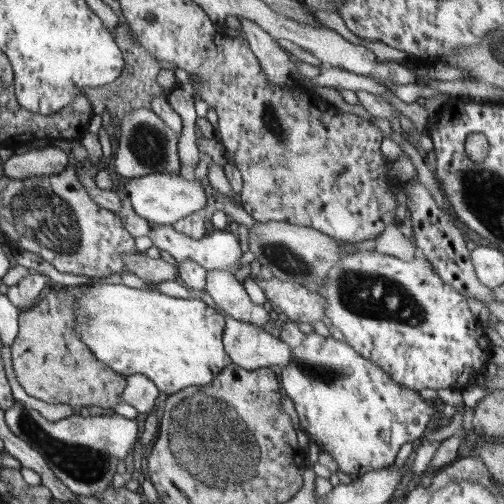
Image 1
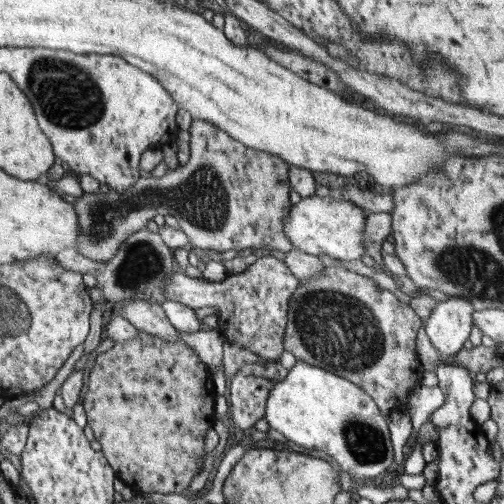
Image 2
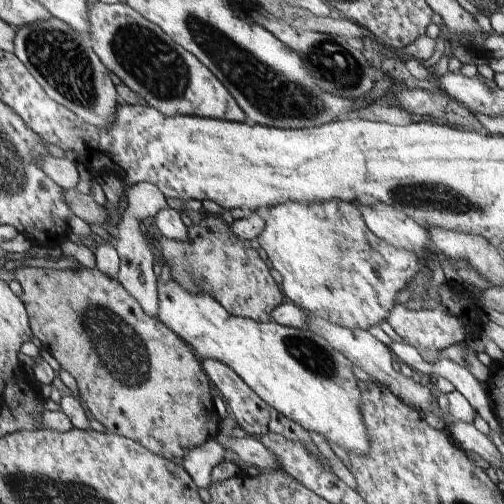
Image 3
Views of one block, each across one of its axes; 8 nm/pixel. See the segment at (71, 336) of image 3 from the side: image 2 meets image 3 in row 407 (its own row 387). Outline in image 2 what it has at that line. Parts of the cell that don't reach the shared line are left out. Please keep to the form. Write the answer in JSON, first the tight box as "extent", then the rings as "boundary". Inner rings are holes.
{"extent":[81,330,215,494],"boundary":[[[139,330],[129,342],[105,344],[87,372],[81,404],[87,416],[87,426],[101,444],[101,454],[107,458],[111,472],[117,480],[127,484],[131,492],[187,494],[185,490],[205,452],[205,432],[215,424],[213,378],[187,344],[169,342],[169,338],[153,338]]]}

